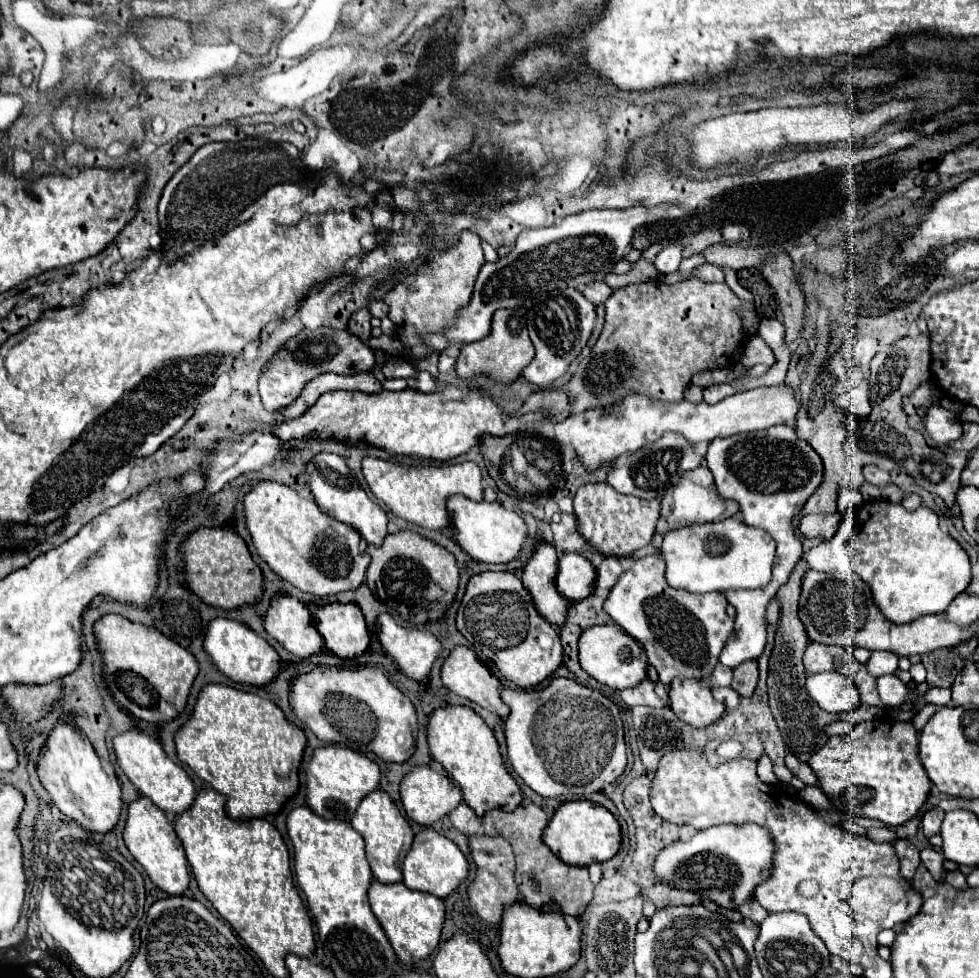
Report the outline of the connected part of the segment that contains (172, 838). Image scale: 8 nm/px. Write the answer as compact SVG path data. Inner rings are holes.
M140 796L138 800L130 802L126 828L124 828L124 842L130 854L142 864L142 868L146 870L154 886L158 886L160 890L168 894L182 894L188 888L190 876L188 876L188 862L184 856L184 846L174 832L172 820L166 816L166 812L156 808L150 798Z

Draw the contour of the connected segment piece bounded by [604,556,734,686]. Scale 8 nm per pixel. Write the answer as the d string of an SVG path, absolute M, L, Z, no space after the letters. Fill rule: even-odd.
M646 556L622 572L604 602L604 612L644 646L648 664L656 668L660 682L668 686L672 678L706 680L712 674L726 640L734 634L734 620L728 618L726 606L728 600L720 592L694 596L670 588L664 578L664 560Z

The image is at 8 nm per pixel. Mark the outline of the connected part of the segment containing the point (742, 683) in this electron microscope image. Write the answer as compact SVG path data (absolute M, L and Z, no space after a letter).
M756 660L742 662L740 666L734 668L732 688L734 688L740 696L750 696L750 694L754 692L756 684L758 684L758 662L756 662Z

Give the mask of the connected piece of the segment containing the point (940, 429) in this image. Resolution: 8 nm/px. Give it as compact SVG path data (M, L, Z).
M932 404L924 408L922 420L924 420L926 432L936 444L950 444L962 436L960 420L940 404Z

